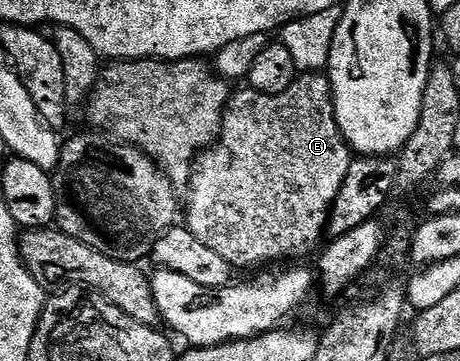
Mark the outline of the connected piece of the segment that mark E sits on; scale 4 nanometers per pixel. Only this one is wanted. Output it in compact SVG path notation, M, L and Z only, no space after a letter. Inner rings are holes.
M303 72L296 77L289 88L280 94L266 94L250 88L236 89L227 101L227 107L223 113L223 127L219 133L219 139L212 146L200 153L191 172L191 199L185 202L185 225L187 229L201 240L213 252L225 256L225 260L232 268L239 266L263 266L274 258L287 258L290 254L299 254L310 246L318 247L324 241L327 230L327 220L331 217L331 209L337 200L337 192L341 192L341 184L345 184L345 172L349 172L349 164L353 157L353 151L343 138L341 128L337 124L335 115L335 100L331 96L331 80L323 72Z

